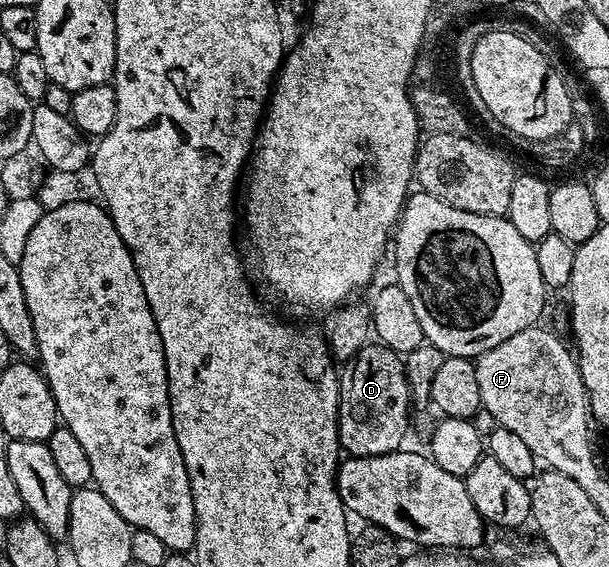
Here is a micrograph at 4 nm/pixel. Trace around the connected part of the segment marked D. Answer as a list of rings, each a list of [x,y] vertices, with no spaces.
[[[369,343],[366,347],[359,352],[350,362],[351,369],[342,370],[339,379],[339,447],[344,454],[352,457],[376,457],[377,455],[385,455],[386,453],[396,452],[400,448],[399,445],[407,437],[407,412],[413,409],[413,402],[411,399],[411,388],[407,382],[405,375],[405,367],[403,366],[403,357],[395,353],[391,349],[386,349],[384,345],[378,343]]]

